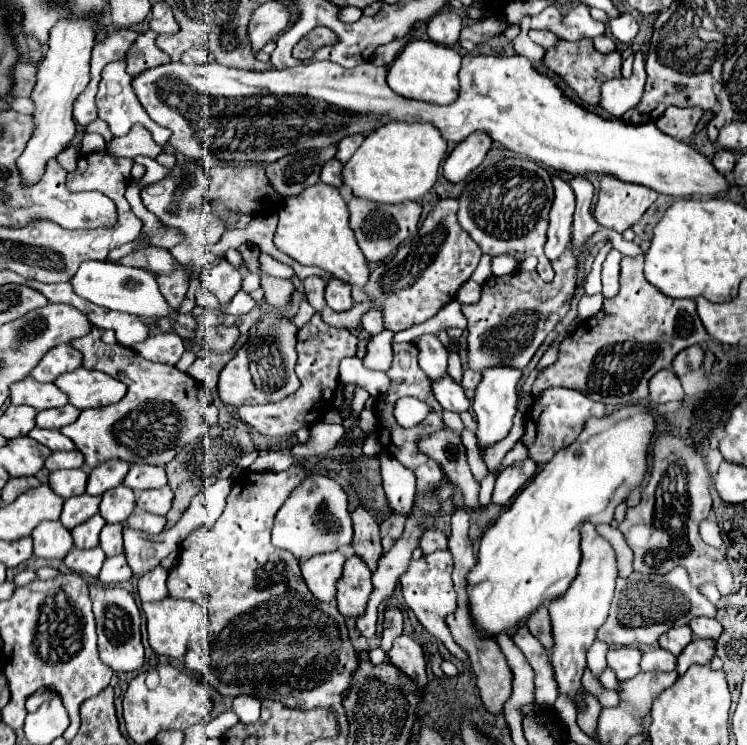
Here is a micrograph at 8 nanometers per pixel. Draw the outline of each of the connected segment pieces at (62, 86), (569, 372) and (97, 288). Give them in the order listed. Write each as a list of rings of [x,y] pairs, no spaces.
[[[61,20],[51,28],[49,50],[43,62],[37,68],[37,82],[31,92],[31,100],[35,104],[33,122],[35,130],[25,146],[23,154],[17,158],[17,170],[23,178],[23,184],[35,184],[41,180],[45,166],[51,158],[55,158],[75,136],[75,120],[71,116],[73,102],[89,84],[89,58],[95,46],[93,28],[89,28],[89,20]]]
[[[623,256],[621,260],[621,290],[613,300],[605,300],[603,308],[579,322],[579,328],[575,328],[559,346],[557,360],[543,368],[539,378],[533,384],[533,396],[539,396],[545,388],[551,386],[565,386],[583,392],[595,402],[607,404],[607,406],[625,406],[625,404],[639,404],[643,398],[647,398],[649,390],[647,384],[653,374],[659,370],[671,368],[673,358],[695,344],[707,342],[709,334],[705,332],[703,322],[697,316],[695,300],[673,300],[665,294],[661,294],[657,288],[653,288],[645,276],[643,276],[643,256]]]
[[[87,260],[79,266],[77,274],[71,278],[71,284],[75,288],[75,292],[93,302],[99,304],[103,308],[109,310],[117,310],[117,312],[127,312],[127,314],[135,314],[135,316],[151,316],[151,318],[171,318],[179,324],[183,324],[185,328],[197,330],[199,324],[195,320],[193,314],[179,314],[173,308],[169,308],[169,304],[165,302],[165,298],[161,296],[155,278],[139,268],[127,268],[121,264],[111,264],[111,262],[97,262],[97,260]]]

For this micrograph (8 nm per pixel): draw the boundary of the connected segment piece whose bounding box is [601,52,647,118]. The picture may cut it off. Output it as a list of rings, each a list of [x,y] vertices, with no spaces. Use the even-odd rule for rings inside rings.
[[[635,54],[631,78],[607,80],[601,86],[601,106],[615,118],[621,118],[629,108],[637,106],[645,88],[645,56]]]

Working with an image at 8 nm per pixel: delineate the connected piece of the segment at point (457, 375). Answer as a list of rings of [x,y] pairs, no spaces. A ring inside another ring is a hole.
[[[449,352],[449,376],[459,384],[461,382],[461,374],[463,374],[463,368],[461,368],[461,360],[455,352]]]

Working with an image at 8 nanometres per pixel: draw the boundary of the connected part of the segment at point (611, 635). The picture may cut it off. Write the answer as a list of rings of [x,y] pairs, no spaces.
[[[673,568],[673,572],[667,572],[665,576],[633,572],[627,578],[617,578],[609,618],[597,630],[597,640],[609,646],[629,646],[633,642],[655,644],[663,632],[675,626],[685,626],[697,616],[715,618],[715,606],[697,590],[697,586],[689,582],[685,568]]]

